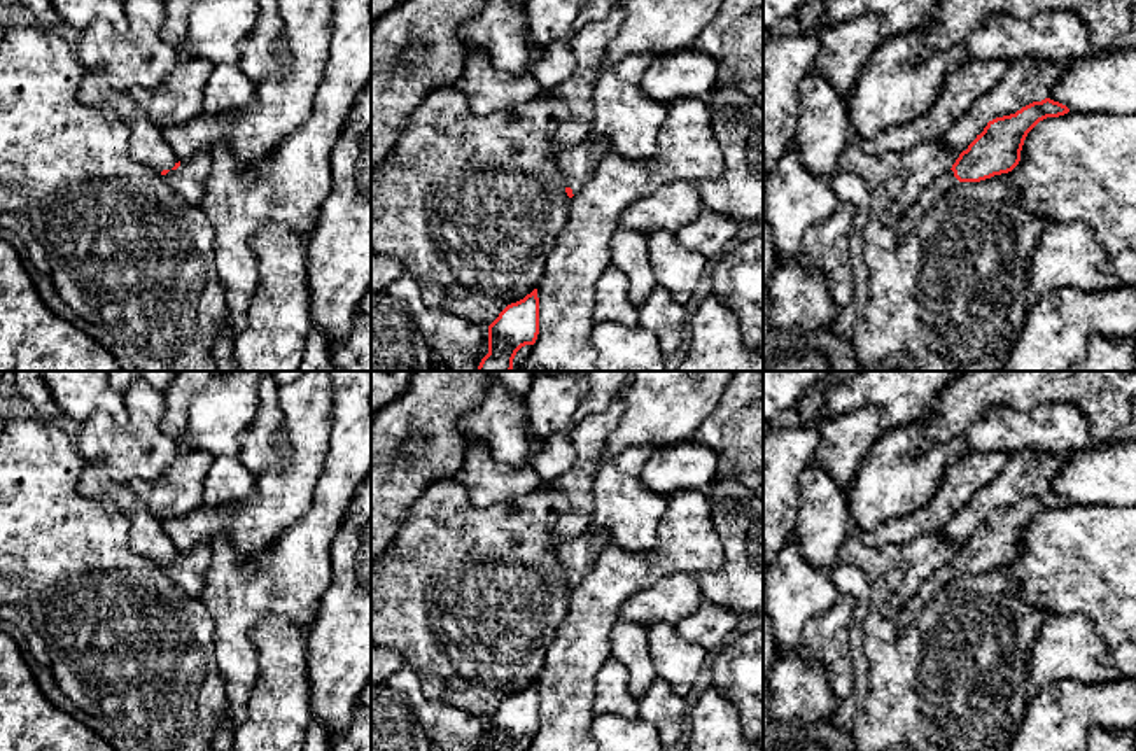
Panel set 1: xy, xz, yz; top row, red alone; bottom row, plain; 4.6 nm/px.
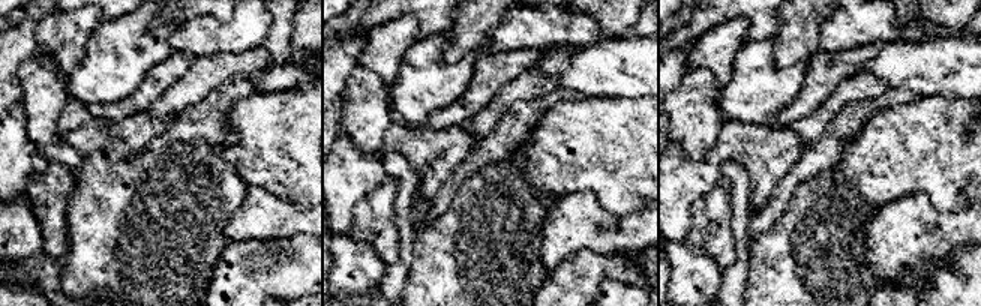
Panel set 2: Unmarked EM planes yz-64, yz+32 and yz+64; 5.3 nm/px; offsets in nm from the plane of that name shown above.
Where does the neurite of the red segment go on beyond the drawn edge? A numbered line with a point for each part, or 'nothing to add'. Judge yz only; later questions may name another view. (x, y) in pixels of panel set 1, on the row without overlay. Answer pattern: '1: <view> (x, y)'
1: yz (947, 573)

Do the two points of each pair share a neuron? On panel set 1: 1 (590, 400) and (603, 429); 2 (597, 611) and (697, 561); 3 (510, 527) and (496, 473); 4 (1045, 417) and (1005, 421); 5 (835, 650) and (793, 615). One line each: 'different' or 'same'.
1: different
2: same
3: different
4: same
5: different

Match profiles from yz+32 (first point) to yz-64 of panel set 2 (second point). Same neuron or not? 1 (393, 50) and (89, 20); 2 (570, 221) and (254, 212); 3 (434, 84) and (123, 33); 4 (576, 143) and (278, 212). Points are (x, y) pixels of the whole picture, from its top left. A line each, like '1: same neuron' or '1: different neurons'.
1: same neuron
2: same neuron
3: same neuron
4: different neurons

